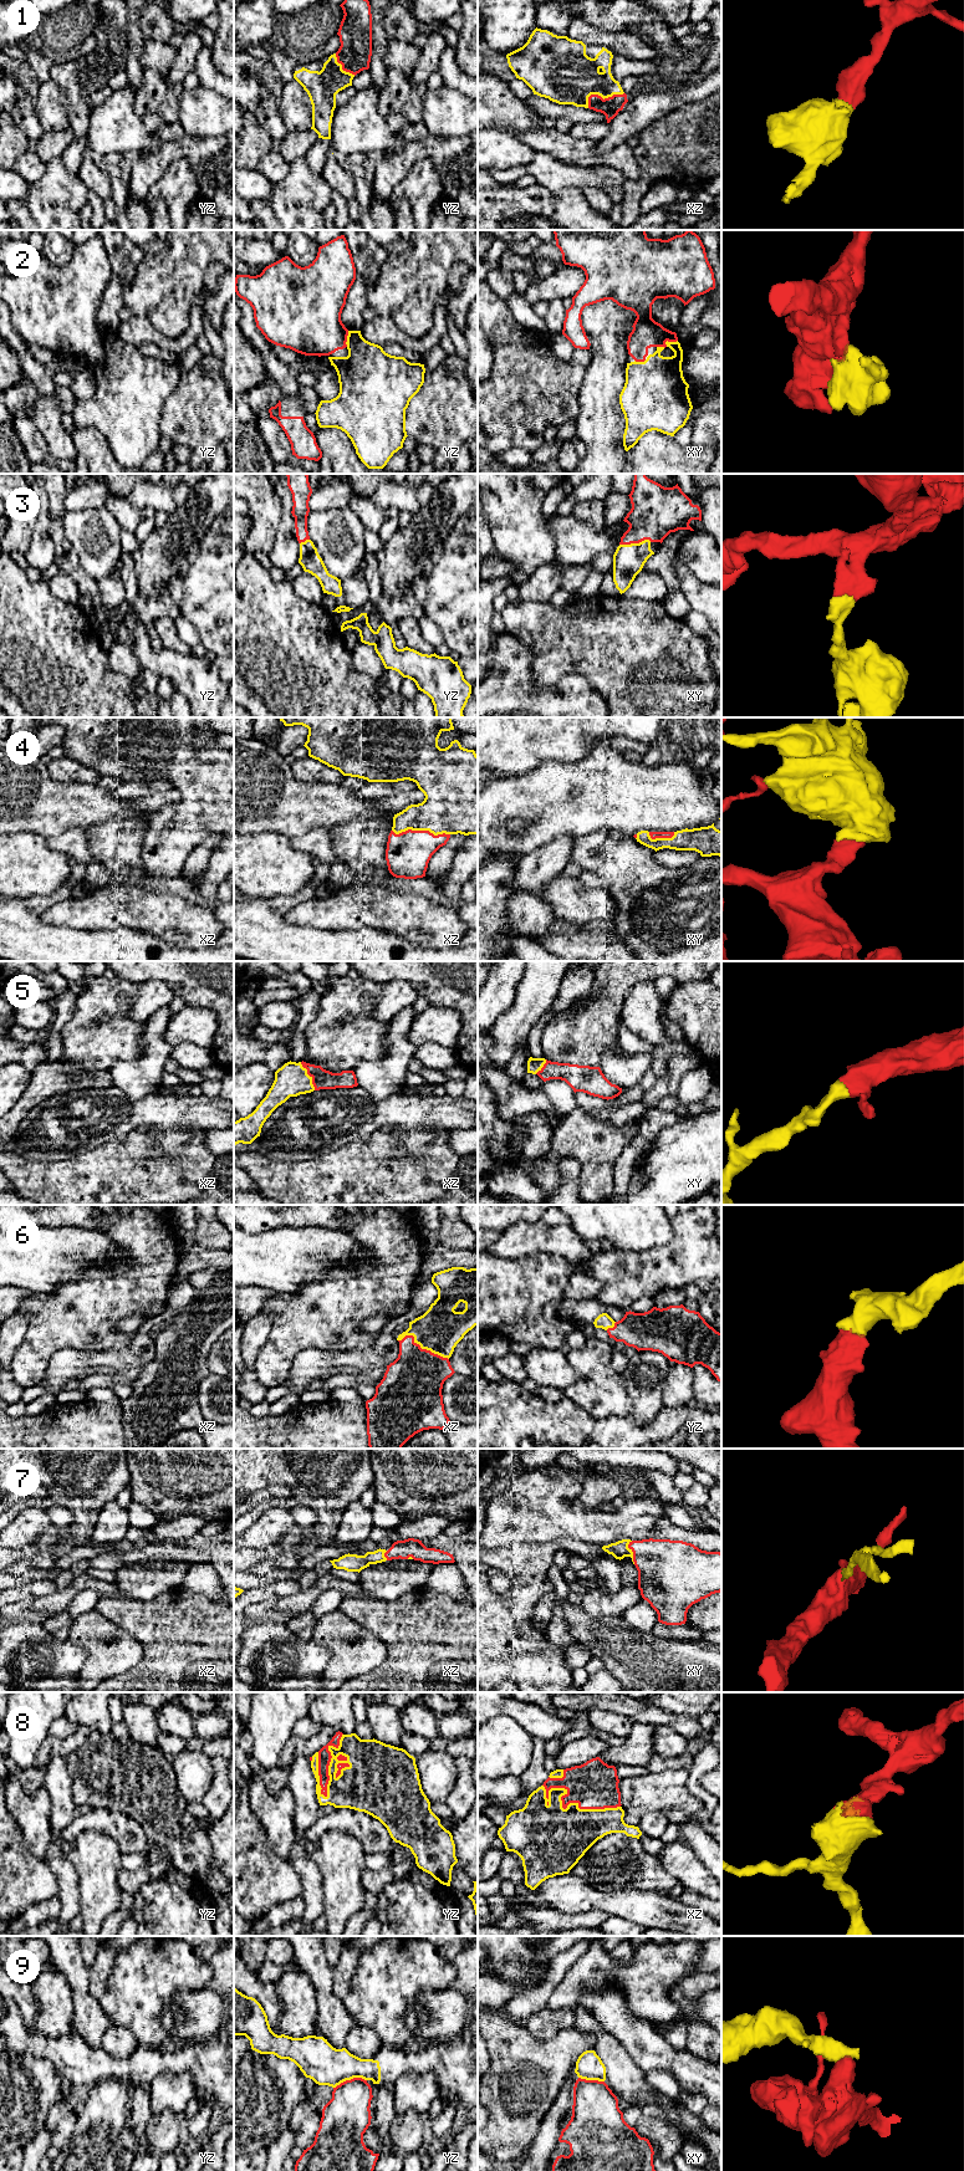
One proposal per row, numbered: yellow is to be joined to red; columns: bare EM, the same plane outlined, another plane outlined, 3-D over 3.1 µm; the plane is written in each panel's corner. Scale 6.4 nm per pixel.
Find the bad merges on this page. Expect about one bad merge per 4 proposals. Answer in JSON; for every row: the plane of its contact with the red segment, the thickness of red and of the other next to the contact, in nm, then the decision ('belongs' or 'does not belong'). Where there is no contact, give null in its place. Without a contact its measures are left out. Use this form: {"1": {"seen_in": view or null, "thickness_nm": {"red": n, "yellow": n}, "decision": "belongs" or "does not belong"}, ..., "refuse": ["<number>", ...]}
{"1": {"seen_in": "xz", "thickness_nm": {"red": 120, "yellow": 360}, "decision": "belongs"}, "2": {"seen_in": "xy", "thickness_nm": {"red": 190, "yellow": 320}, "decision": "belongs"}, "3": {"seen_in": "xy", "thickness_nm": {"red": 320, "yellow": 200}, "decision": "belongs"}, "4": {"seen_in": "xz", "thickness_nm": {"red": 280, "yellow": 360}, "decision": "belongs"}, "5": {"seen_in": "xz", "thickness_nm": {"red": 130, "yellow": 220}, "decision": "belongs"}, "6": {"seen_in": "xz", "thickness_nm": {"red": 380, "yellow": 300}, "decision": "belongs"}, "7": {"seen_in": "xy", "thickness_nm": {"red": 360, "yellow": 120}, "decision": "belongs"}, "8": {"seen_in": "xz", "thickness_nm": {"red": 300, "yellow": 400}, "decision": "belongs"}, "9": {"seen_in": "yz", "thickness_nm": {"red": 300, "yellow": 260}, "decision": "does not belong"}, "refuse": ["9"]}

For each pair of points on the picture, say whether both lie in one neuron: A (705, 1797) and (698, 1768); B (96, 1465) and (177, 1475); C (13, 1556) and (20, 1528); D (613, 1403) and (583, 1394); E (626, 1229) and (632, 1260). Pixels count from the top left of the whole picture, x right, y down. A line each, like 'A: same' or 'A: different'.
A: same
B: different
C: different
D: same
E: different

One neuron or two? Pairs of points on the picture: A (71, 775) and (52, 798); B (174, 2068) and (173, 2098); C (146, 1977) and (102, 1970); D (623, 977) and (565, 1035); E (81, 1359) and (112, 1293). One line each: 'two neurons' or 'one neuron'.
A: two neurons
B: two neurons
C: two neurons
D: one neuron
E: two neurons

